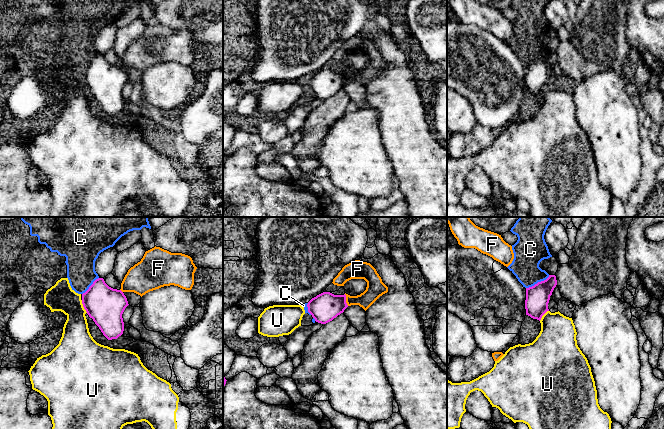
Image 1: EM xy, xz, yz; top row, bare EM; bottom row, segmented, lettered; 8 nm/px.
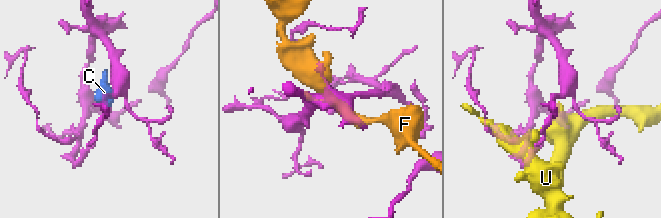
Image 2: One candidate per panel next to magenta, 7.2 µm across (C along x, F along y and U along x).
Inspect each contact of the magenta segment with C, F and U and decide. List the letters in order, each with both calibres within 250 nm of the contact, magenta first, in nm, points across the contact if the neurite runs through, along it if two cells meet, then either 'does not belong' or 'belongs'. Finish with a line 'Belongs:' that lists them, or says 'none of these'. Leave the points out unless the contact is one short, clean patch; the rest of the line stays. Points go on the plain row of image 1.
C: 190/240 nm | along yz (549, 51), (545, 55), (526, 64) | does not belong
F: 220/140 nm | does not belong
U: 300/220 nm | does not belong
Belongs: none of these

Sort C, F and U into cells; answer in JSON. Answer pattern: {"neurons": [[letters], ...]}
{"neurons": [["C"], ["F"], ["U"]]}

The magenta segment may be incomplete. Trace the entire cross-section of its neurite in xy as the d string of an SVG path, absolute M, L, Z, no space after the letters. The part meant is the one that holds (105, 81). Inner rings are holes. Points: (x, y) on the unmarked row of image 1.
M98 54L82 70L82 80L108 116L117 115L123 110L122 90L129 80L121 66L109 63L103 54Z

